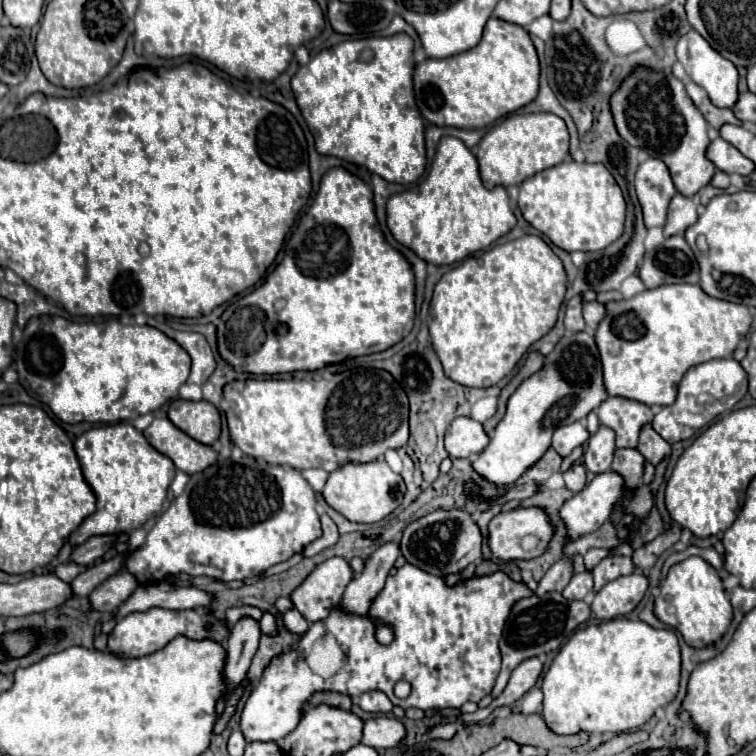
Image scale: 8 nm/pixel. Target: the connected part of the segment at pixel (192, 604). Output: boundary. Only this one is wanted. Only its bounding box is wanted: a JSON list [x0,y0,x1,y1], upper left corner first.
[114,582,210,618]

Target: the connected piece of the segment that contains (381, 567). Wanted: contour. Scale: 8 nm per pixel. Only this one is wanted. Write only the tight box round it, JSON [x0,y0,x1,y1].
[342,542,400,616]

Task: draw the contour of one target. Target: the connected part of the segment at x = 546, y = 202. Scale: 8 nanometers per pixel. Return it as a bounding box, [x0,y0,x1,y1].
[518,162,626,252]

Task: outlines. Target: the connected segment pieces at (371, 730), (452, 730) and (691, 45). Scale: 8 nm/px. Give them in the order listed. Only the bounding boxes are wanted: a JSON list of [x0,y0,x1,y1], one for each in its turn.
[[362,716,406,748],[428,724,456,740],[676,30,738,108]]

